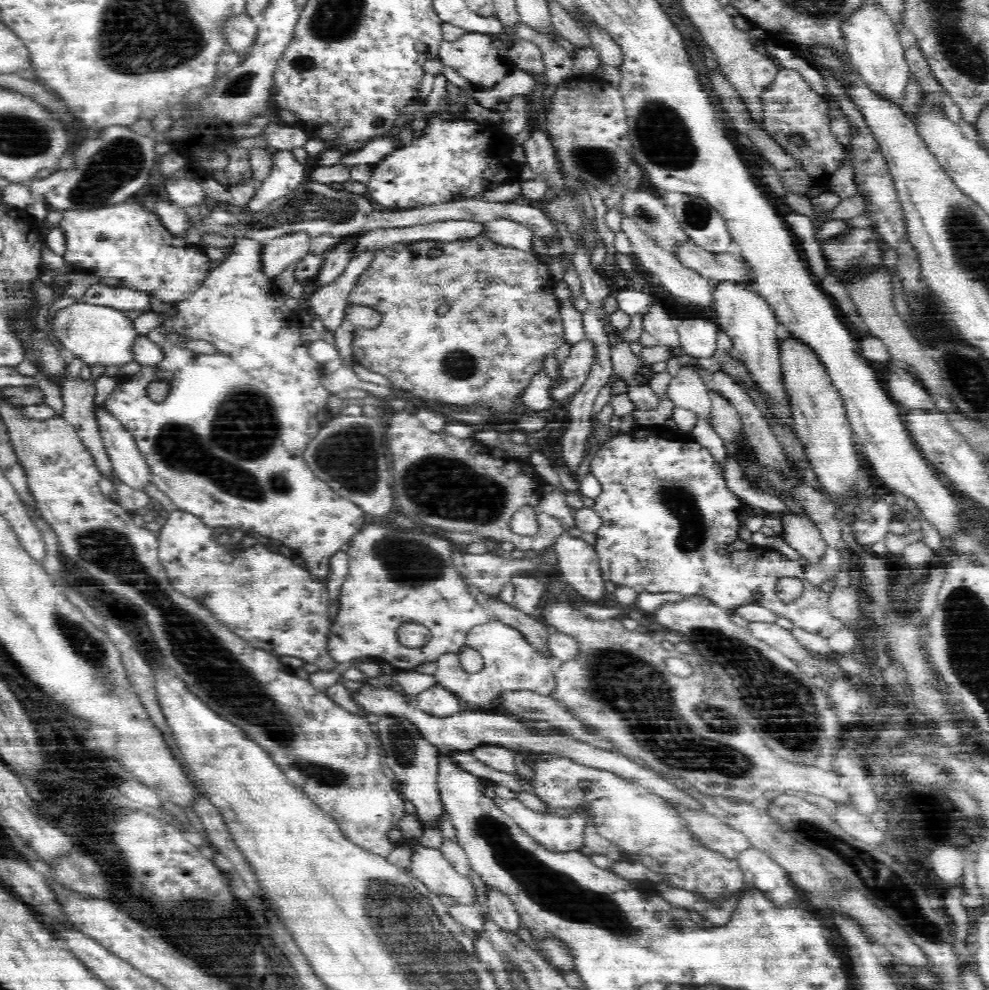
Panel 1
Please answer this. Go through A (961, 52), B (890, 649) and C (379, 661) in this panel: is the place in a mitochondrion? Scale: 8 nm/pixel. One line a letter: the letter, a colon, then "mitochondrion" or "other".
A: mitochondrion
B: other
C: other

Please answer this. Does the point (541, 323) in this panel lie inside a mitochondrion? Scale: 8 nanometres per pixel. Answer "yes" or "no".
no

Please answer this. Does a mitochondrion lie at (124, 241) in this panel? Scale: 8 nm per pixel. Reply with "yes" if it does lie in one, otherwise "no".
no

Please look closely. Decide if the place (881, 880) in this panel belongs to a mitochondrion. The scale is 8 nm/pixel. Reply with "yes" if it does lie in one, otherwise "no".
yes

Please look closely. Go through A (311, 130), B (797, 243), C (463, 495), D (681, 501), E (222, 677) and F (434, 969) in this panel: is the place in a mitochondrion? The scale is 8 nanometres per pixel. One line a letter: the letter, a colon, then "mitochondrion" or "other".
A: other
B: other
C: mitochondrion
D: mitochondrion
E: mitochondrion
F: mitochondrion

